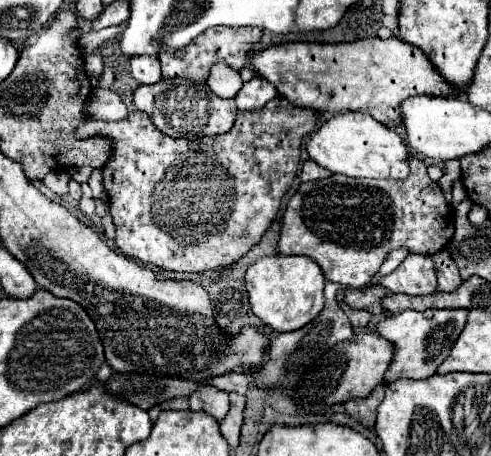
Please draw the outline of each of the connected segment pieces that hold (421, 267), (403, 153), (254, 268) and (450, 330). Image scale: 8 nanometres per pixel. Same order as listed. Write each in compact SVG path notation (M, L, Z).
M408 256L392 274L380 278L380 286L388 292L422 296L436 292L436 272L430 256Z
M350 111L332 116L316 132L310 134L306 144L308 156L332 174L344 174L352 178L392 178L400 180L410 174L408 150L402 138L376 122L370 114Z
M264 256L246 270L246 290L252 312L276 332L292 332L314 320L324 306L324 274L308 256Z
M446 308L446 310L404 310L394 316L386 316L378 324L378 334L394 344L394 358L386 370L386 382L394 382L398 378L414 378L424 380L436 374L438 366L450 354L456 338L466 326L468 310L462 308Z

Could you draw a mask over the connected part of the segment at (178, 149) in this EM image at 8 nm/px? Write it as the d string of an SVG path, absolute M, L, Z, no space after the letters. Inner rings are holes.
M276 96L274 100L270 100L262 110L242 110L236 114L236 122L232 126L232 130L224 136L214 136L214 138L198 138L198 140L176 140L170 138L166 134L162 134L160 130L156 130L156 126L152 124L152 120L148 118L148 114L144 112L128 112L128 116L124 120L118 122L98 122L98 120L84 120L78 124L78 128L74 130L76 138L94 138L94 136L104 136L110 139L112 144L112 154L108 162L102 169L103 185L108 198L110 198L110 214L114 218L116 224L116 246L130 258L138 258L142 262L152 262L164 270L178 270L178 272L206 272L206 270L214 270L218 266L228 266L234 264L238 258L242 258L254 244L260 242L262 234L270 228L274 216L280 210L282 204L282 196L288 192L290 184L296 178L298 172L298 164L300 164L300 146L304 136L308 136L314 126L318 122L318 112L310 110L310 108L296 108L292 106L286 98Z

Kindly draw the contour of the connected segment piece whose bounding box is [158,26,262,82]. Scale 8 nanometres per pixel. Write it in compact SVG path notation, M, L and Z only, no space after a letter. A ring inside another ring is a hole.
M232 26L208 28L188 48L178 50L176 54L158 54L158 60L162 64L162 78L184 78L194 82L206 82L208 70L216 62L224 62L240 70L246 62L246 54L252 50L256 42L260 42L260 38L262 38L260 28L232 28Z

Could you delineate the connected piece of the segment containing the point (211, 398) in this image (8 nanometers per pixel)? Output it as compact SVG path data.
M202 384L190 394L190 410L204 410L216 420L222 420L230 410L230 400L224 390Z

